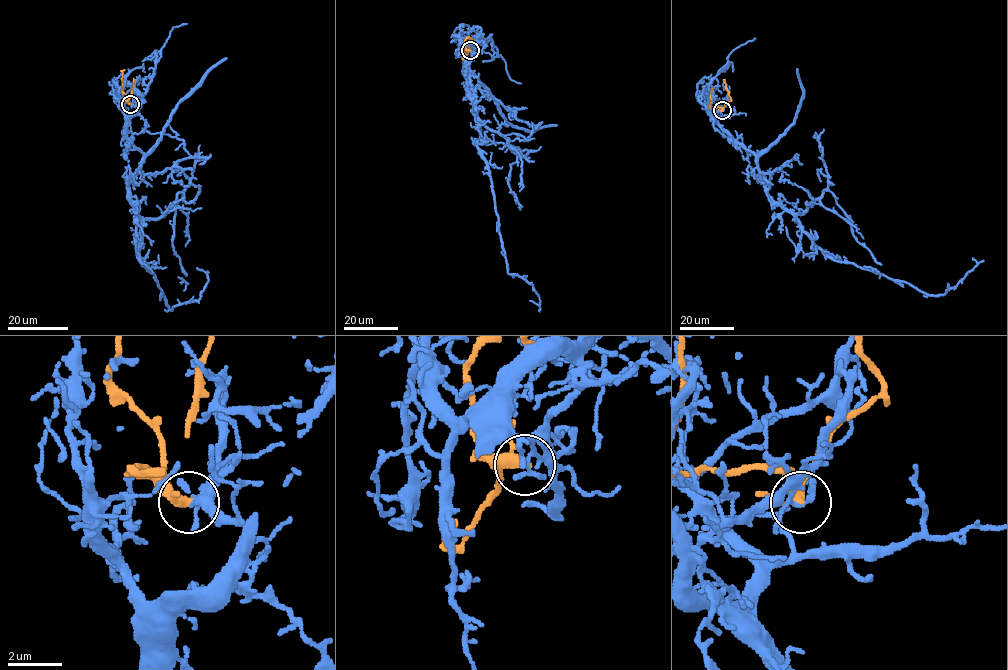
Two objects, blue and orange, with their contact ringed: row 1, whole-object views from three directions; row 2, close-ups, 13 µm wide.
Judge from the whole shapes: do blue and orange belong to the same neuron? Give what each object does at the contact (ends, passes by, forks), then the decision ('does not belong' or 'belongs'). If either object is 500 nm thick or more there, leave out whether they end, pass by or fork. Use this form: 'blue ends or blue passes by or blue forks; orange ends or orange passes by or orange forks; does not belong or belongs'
blue forks; orange passes by; does not belong

